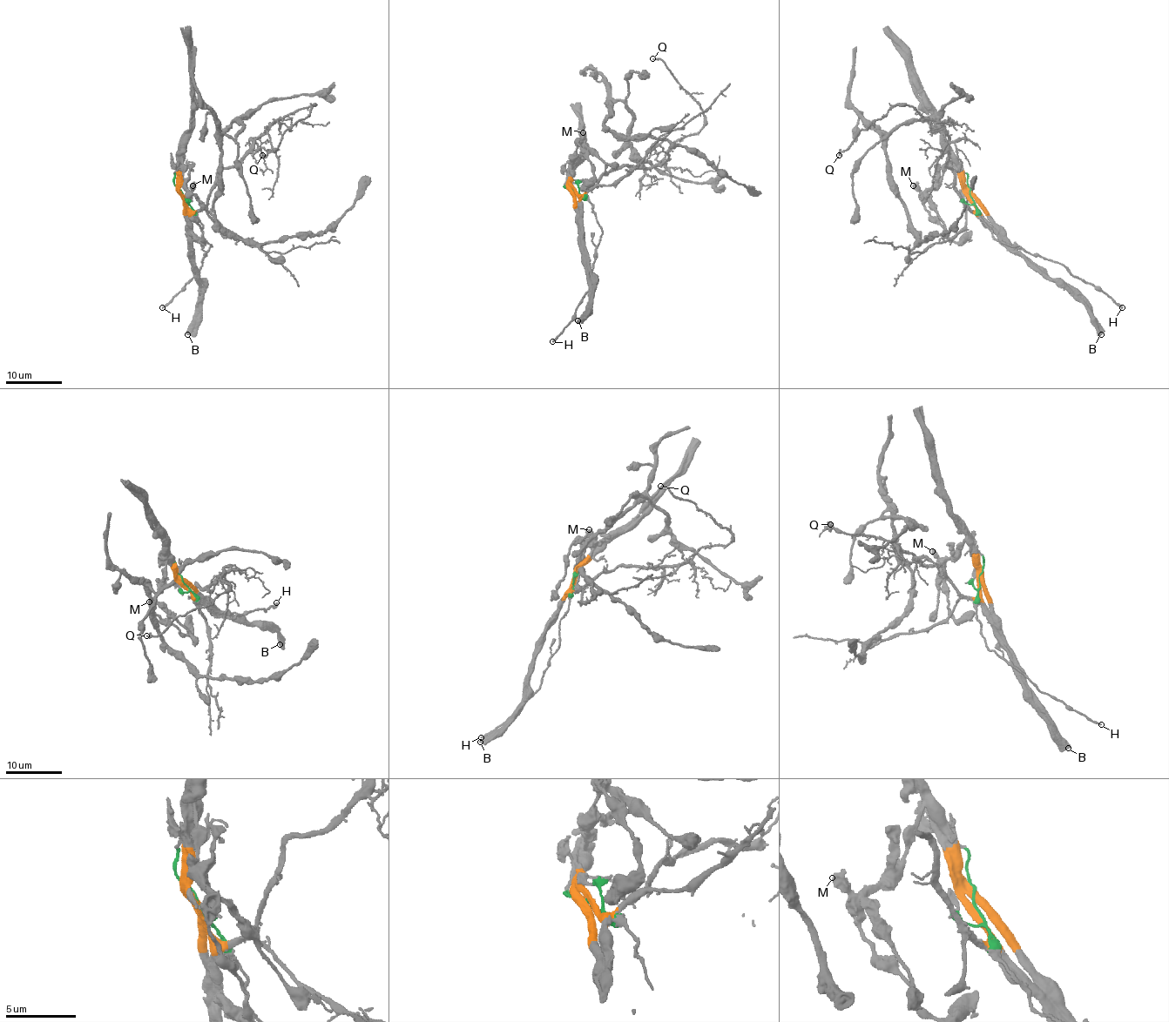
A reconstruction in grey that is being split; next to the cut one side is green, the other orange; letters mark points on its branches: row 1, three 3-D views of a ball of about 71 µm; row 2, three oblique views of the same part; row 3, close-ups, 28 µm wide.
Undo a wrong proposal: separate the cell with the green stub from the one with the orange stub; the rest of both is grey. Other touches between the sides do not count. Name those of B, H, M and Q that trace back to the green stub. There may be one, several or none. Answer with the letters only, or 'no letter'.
H

